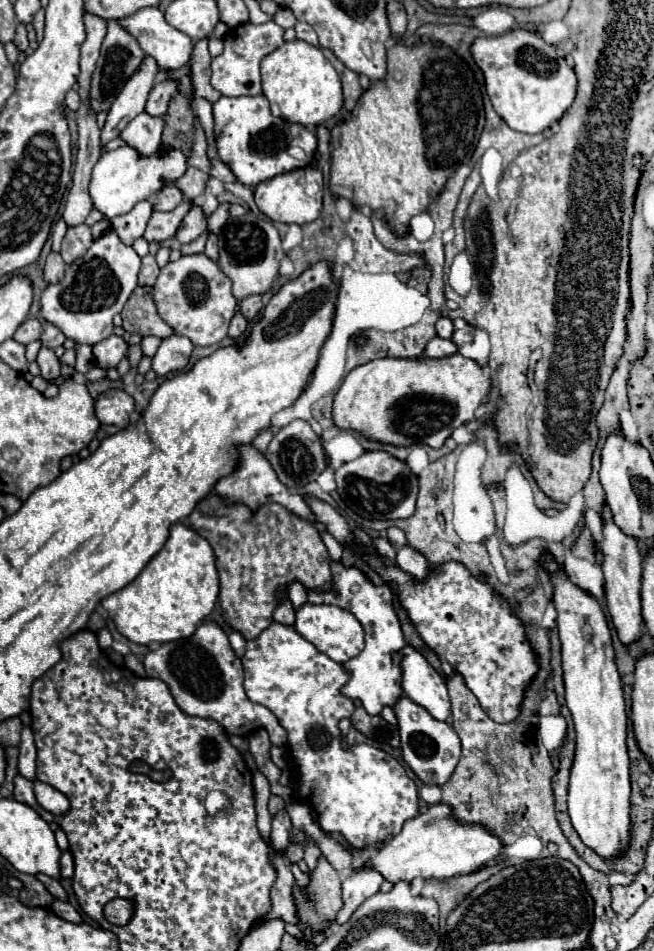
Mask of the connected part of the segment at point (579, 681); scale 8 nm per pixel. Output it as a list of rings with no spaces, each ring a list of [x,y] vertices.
[[[541,553],[541,569],[547,573],[549,583],[553,587],[551,601],[557,609],[557,627],[559,627],[559,641],[561,641],[561,659],[563,659],[563,677],[565,677],[565,699],[567,707],[575,721],[575,733],[577,733],[577,749],[575,749],[575,761],[571,767],[571,781],[569,781],[569,815],[573,821],[573,827],[577,829],[579,837],[585,845],[595,849],[601,857],[615,857],[629,845],[629,795],[631,795],[631,783],[629,783],[629,755],[627,755],[627,715],[625,715],[625,701],[623,701],[623,685],[621,677],[617,673],[615,665],[615,649],[611,645],[611,631],[605,619],[605,613],[599,605],[599,601],[587,593],[585,589],[577,587],[565,569],[547,553]]]

